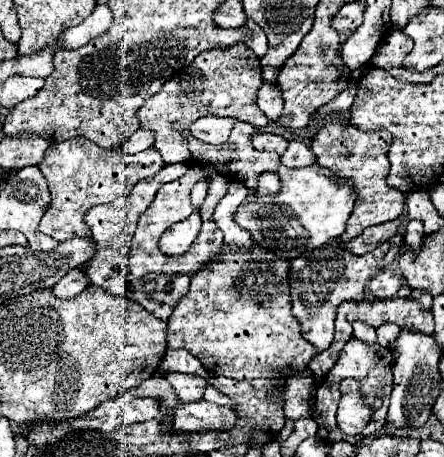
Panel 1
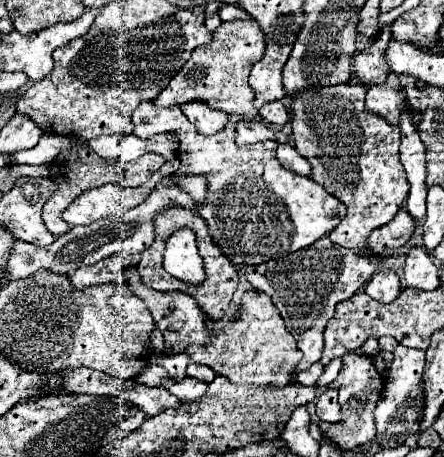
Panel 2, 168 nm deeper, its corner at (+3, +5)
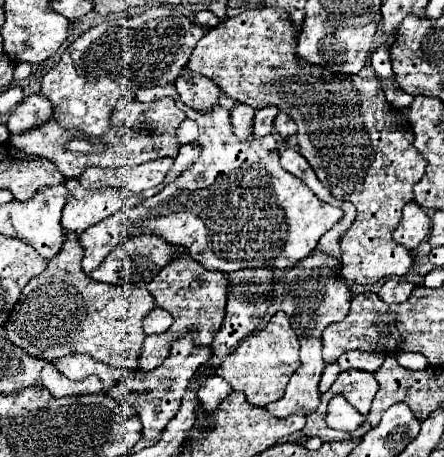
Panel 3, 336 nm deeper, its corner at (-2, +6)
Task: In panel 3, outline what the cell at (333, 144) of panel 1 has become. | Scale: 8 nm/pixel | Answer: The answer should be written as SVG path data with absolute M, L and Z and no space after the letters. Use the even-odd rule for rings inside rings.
M248 9L232 19L220 21L218 27L206 31L206 35L194 47L186 69L204 73L214 81L222 93L238 103L246 103L254 109L266 105L278 105L298 125L298 147L310 167L316 171L320 183L330 189L340 201L350 201L356 207L354 225L342 235L342 277L350 283L376 283L386 275L406 275L412 267L412 255L406 247L392 241L402 207L414 199L412 187L422 179L426 161L414 147L414 133L404 115L400 115L388 101L370 65L356 75L328 73L316 65L296 59L298 31L292 27L286 11L282 9Z

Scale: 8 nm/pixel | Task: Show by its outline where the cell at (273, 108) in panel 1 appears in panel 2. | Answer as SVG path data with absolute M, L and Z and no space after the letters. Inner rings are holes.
M267 102L263 108L261 108L261 118L267 122L267 124L277 124L277 126L283 126L289 122L289 112L285 108L283 102Z

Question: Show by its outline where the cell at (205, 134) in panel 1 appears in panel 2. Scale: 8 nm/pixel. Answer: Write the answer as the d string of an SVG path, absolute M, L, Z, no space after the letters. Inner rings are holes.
M187 102L185 106L181 106L183 114L187 116L187 120L191 124L195 124L197 132L201 134L217 134L225 122L229 120L229 116L221 110L213 110L209 106L205 106L205 102Z

